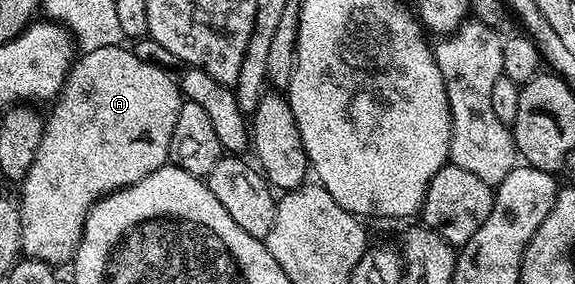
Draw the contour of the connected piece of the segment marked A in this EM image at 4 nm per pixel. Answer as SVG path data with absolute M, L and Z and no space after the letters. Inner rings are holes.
M123 45L85 50L73 61L72 68L68 71L68 78L64 82L64 87L60 89L59 96L51 103L50 109L52 111L46 114L42 140L38 144L38 152L34 152L34 162L30 164L30 170L26 172L24 181L19 183L18 186L18 190L20 190L20 198L18 197L20 248L27 257L49 262L54 268L59 267L59 262L71 263L76 256L76 249L84 231L84 221L87 220L88 213L92 210L94 203L100 201L104 195L112 193L113 190L120 190L123 186L133 186L138 180L142 180L156 170L162 169L163 166L169 165L170 136L174 136L174 123L178 120L182 95L177 79L175 77L171 78L168 74L171 73L163 66L146 64L143 60L138 60L138 56L134 56L131 49L125 48Z

